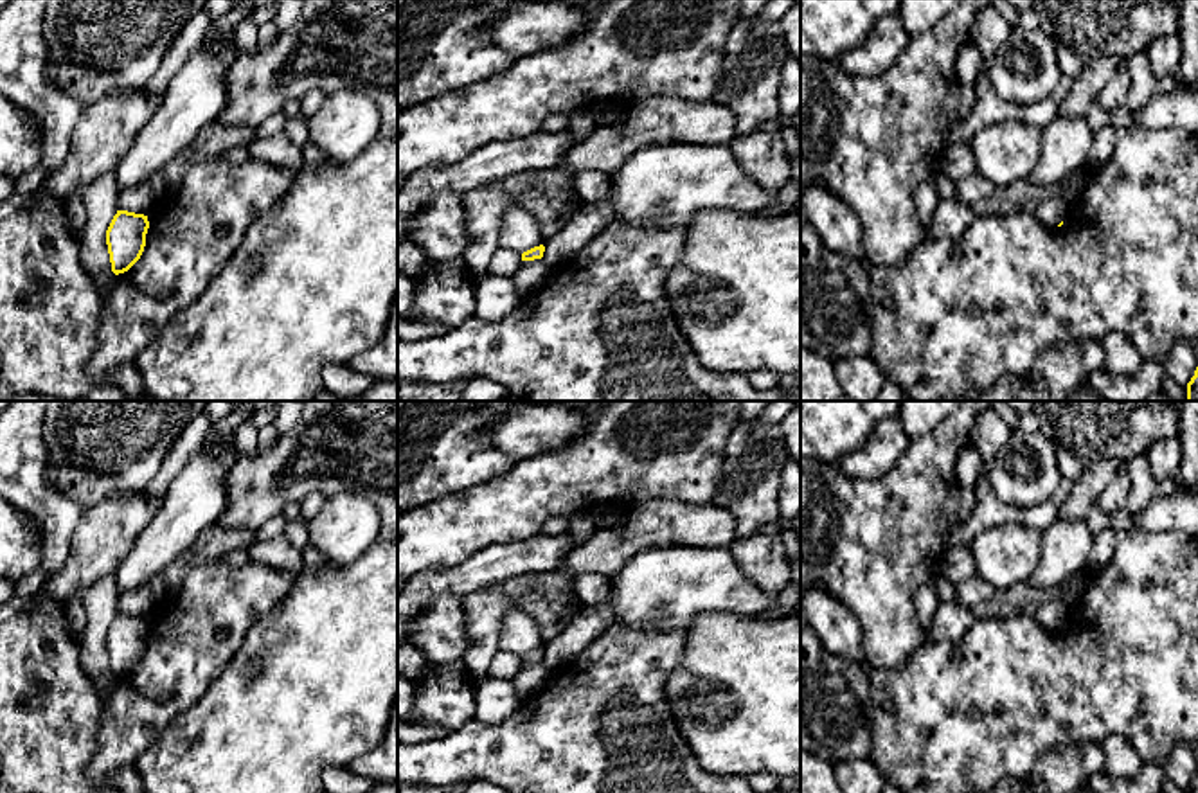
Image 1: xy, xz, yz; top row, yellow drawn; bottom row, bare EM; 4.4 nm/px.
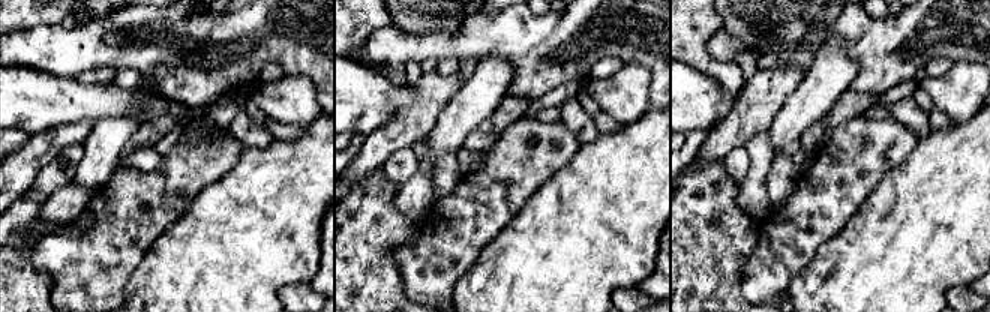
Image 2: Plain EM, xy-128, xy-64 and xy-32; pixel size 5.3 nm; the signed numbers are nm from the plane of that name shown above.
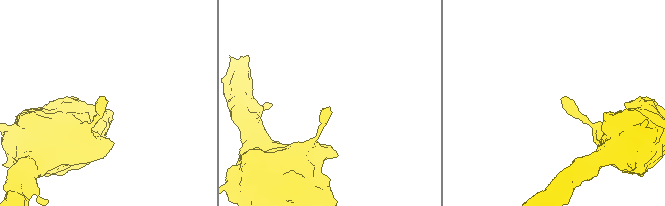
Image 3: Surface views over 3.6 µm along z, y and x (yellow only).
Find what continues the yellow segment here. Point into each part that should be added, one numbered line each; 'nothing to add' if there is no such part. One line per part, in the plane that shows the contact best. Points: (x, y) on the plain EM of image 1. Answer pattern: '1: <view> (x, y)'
nothing to add

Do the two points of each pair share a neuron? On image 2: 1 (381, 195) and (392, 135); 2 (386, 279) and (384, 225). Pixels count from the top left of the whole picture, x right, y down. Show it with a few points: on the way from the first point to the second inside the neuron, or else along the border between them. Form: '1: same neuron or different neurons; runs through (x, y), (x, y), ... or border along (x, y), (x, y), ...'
1: different neurons; border along (380, 167), (369, 174), (360, 176), (350, 188)
2: same neuron; runs through (380, 266), (380, 239)

